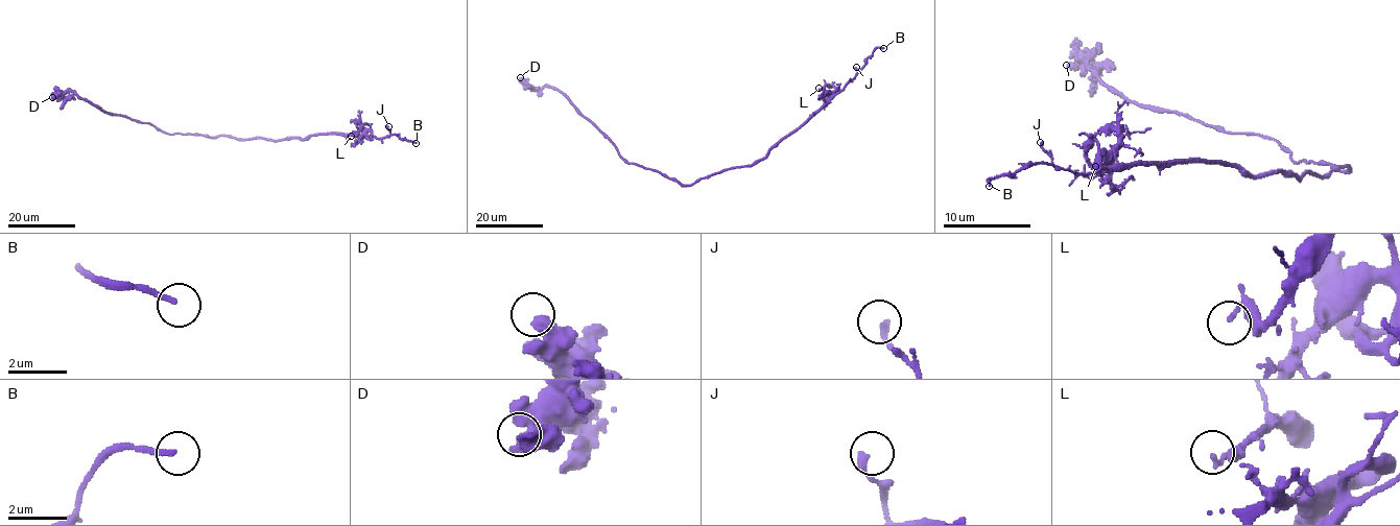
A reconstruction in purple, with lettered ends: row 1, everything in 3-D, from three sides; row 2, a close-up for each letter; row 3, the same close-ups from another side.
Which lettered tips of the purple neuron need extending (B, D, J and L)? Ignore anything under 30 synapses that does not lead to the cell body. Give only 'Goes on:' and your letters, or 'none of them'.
Goes on: B

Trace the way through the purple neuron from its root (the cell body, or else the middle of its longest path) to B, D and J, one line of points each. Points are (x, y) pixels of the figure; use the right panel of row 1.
B: (1331, 170), (1300, 180), (1247, 174), (1216, 162), (1137, 162), (1095, 172), (1034, 164), (996, 174), (989, 186)
D: (1331, 170), (1349, 166), (1296, 162), (1272, 138), (1227, 133), (1128, 102), (1091, 69), (1097, 49), (1066, 65)
J: (1331, 170), (1300, 180), (1247, 174), (1216, 162), (1137, 162), (1071, 172), (1058, 168), (1040, 142)

